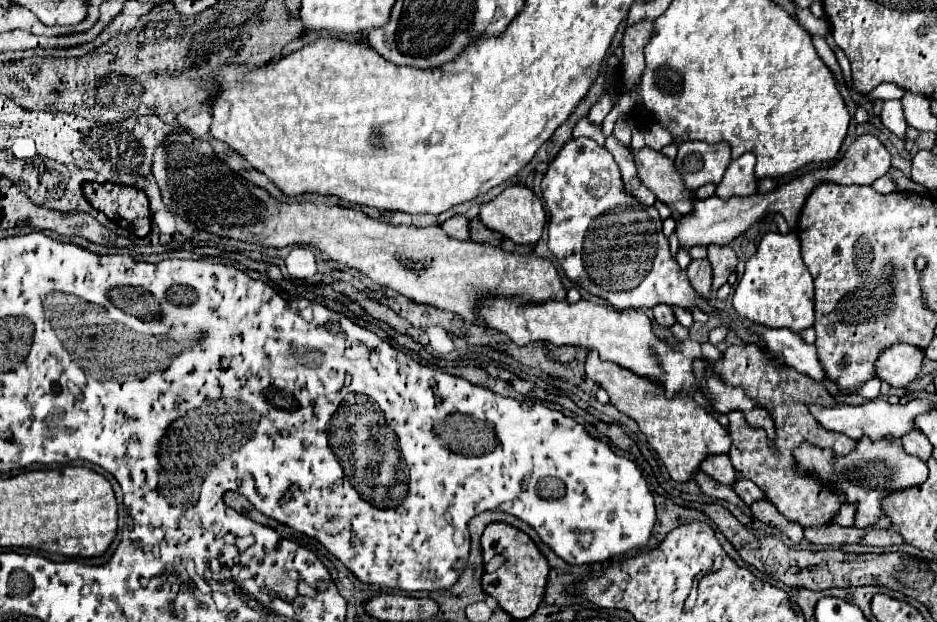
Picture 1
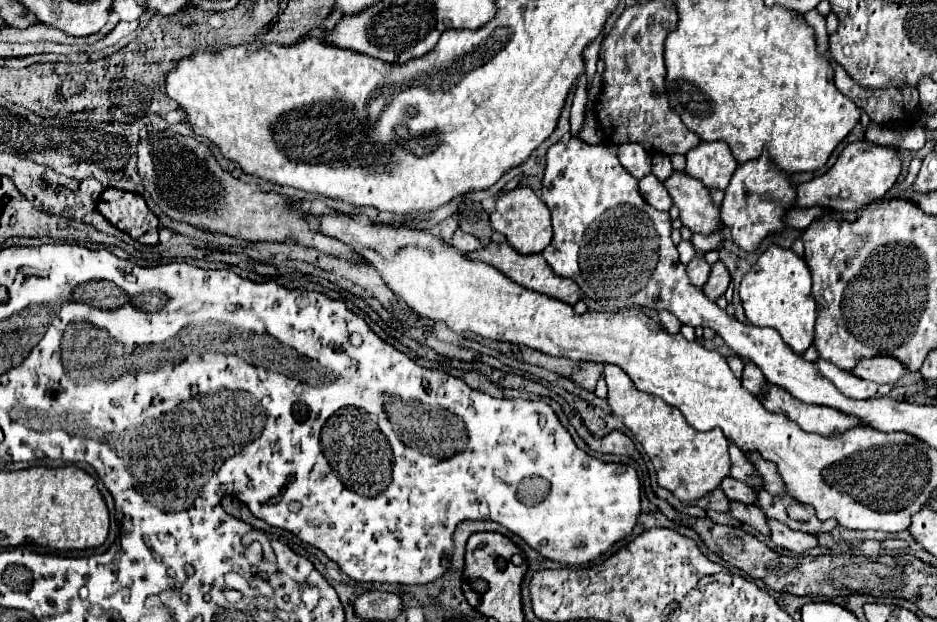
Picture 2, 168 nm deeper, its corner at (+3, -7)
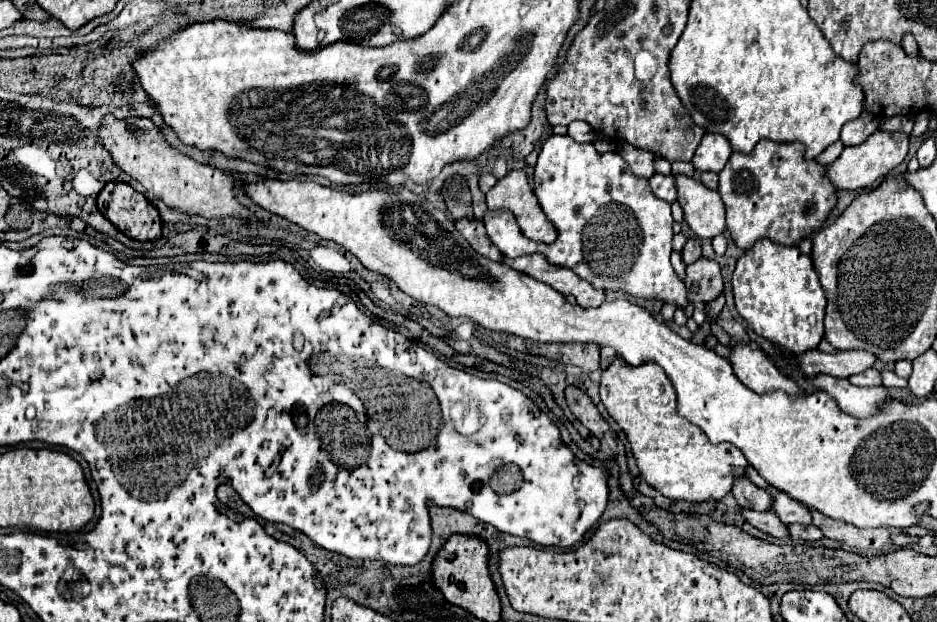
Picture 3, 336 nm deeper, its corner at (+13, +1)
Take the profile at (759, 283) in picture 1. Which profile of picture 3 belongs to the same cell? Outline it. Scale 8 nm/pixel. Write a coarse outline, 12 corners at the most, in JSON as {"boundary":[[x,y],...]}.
{"boundary":[[761,238],[733,272],[735,308],[795,356],[823,338],[807,254]]}

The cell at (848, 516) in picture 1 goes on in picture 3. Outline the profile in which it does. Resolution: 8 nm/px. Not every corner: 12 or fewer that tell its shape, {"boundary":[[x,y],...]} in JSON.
{"boundary":[[785,492],[771,508],[783,524],[809,524],[811,512]]}

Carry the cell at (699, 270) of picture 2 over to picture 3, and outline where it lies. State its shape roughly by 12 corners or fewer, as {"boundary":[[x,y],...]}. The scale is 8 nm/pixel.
{"boundary":[[689,238],[681,250],[685,266],[701,258],[699,238]]}

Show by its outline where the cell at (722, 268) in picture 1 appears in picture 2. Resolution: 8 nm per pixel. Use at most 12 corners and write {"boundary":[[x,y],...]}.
{"boundary":[[723,262],[711,266],[703,294],[715,302],[725,294],[731,276]]}

